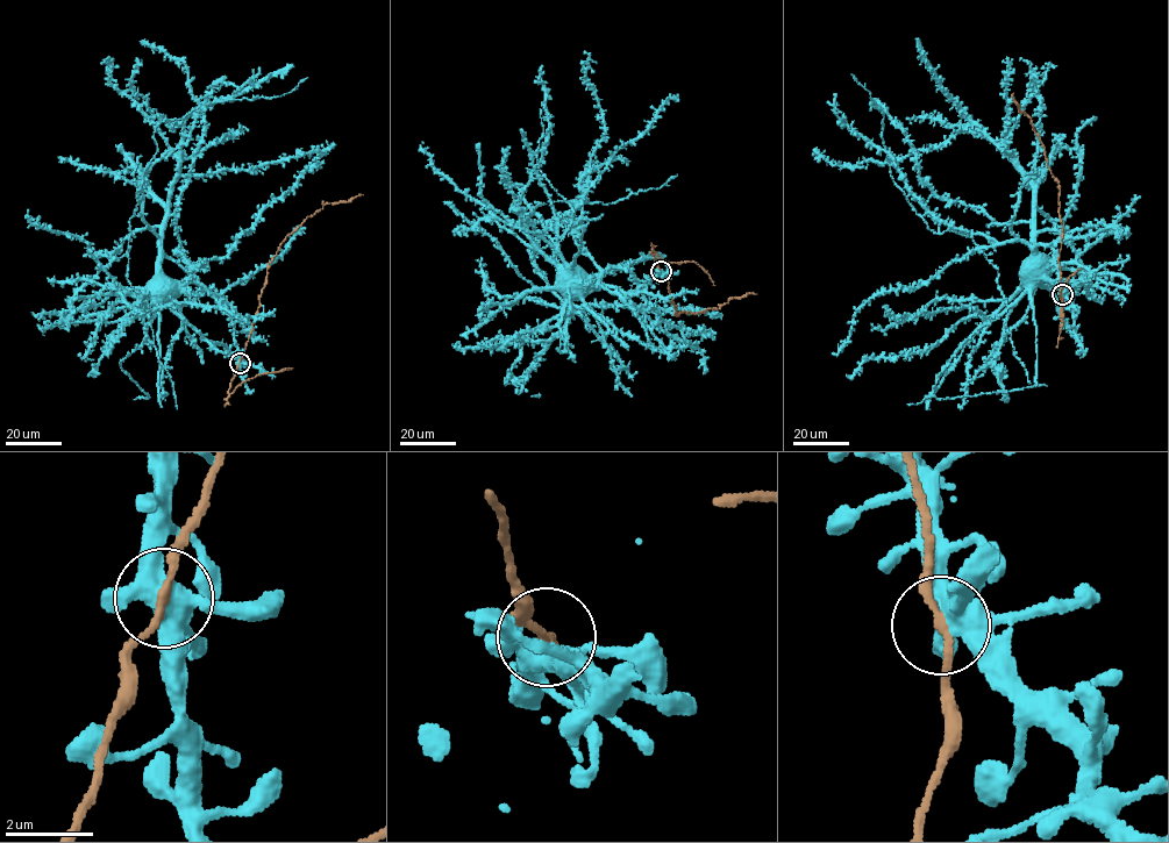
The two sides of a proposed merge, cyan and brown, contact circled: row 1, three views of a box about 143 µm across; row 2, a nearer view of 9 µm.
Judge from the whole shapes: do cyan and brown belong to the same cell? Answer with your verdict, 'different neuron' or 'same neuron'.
same neuron

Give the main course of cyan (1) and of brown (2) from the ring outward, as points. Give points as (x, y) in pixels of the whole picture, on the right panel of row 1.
1: (1062, 294), (1054, 249), (1042, 244), (1036, 247), (1032, 273)
2: (1062, 294), (1059, 261), (1063, 229), (1059, 212), (1059, 184), (1047, 166), (1031, 119), (1019, 112), (1013, 93)

